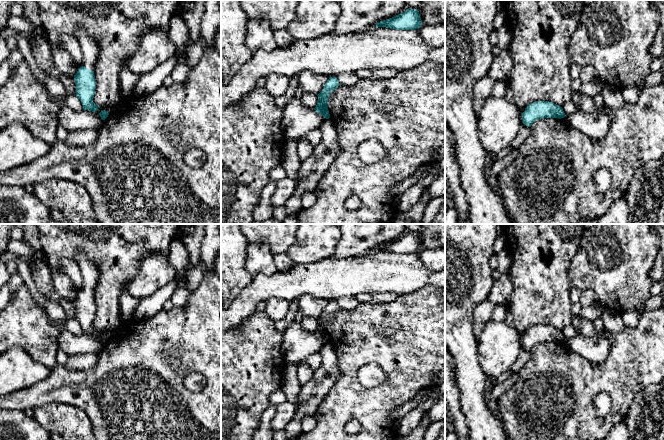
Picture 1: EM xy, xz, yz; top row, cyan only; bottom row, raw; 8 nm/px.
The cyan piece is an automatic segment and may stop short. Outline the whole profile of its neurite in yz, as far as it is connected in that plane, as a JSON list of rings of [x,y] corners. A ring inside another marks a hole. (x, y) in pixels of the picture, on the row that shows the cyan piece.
[[[536,101],[529,104],[522,113],[522,123],[531,127],[532,123],[544,118],[564,118],[566,115],[561,106],[549,101]]]

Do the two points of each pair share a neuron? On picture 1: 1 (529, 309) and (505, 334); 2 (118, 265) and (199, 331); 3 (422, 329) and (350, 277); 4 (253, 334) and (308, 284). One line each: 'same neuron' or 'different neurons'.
1: different neurons
2: different neurons
3: different neurons
4: different neurons

